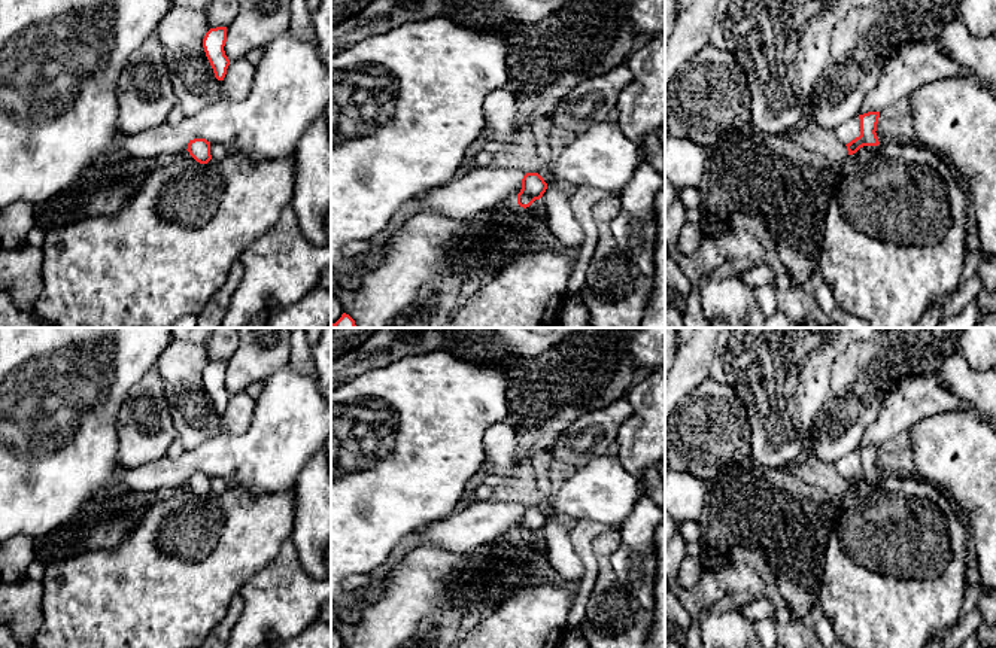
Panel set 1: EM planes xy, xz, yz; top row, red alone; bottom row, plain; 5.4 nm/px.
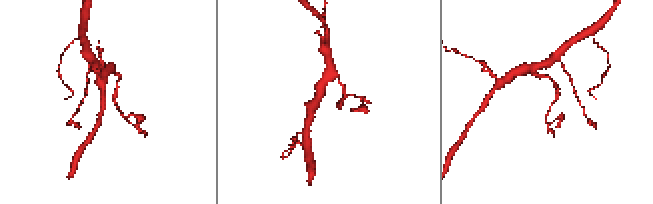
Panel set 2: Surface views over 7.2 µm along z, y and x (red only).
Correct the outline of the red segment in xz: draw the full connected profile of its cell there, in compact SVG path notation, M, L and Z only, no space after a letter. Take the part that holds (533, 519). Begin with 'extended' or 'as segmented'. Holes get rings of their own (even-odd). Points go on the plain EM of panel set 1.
as segmented | M526 506L522 512L522 523L517 527L517 538L523 542L540 533L547 523L547 517L538 506Z

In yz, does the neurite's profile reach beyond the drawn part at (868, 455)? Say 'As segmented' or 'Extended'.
As segmented

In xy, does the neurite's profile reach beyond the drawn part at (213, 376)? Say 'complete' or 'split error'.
complete

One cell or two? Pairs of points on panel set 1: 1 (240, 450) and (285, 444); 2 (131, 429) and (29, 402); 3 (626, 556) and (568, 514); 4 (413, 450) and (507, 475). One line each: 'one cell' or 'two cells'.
1: one cell
2: two cells
3: two cells
4: two cells

